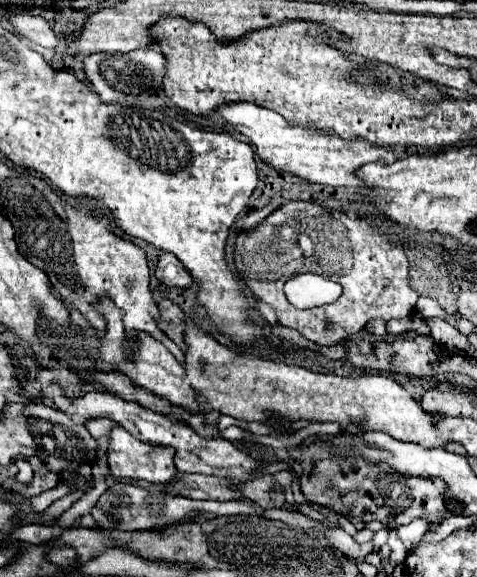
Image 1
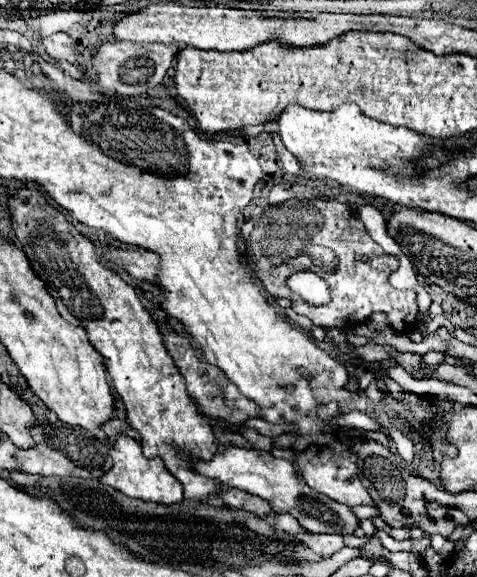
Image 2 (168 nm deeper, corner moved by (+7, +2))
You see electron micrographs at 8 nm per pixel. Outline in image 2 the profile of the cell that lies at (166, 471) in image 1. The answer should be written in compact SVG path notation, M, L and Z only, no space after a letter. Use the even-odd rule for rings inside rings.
M119 434L109 454L111 454L113 466L109 472L105 472L101 476L103 484L113 486L115 490L123 492L125 496L159 502L159 504L173 504L173 502L183 500L183 488L181 488L179 480L175 480L175 476L165 468L161 458L145 458L141 452L141 442L129 438L127 434Z

